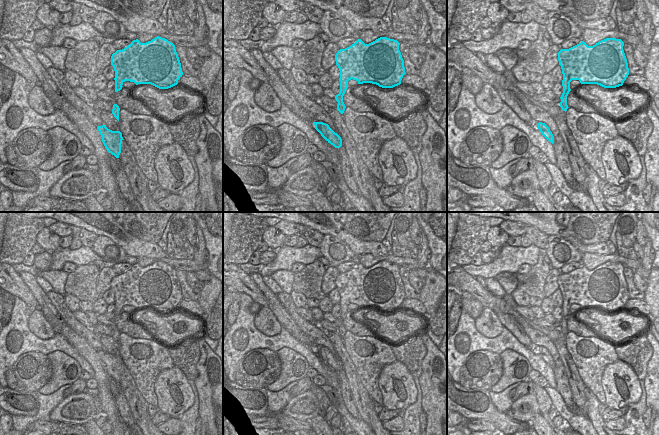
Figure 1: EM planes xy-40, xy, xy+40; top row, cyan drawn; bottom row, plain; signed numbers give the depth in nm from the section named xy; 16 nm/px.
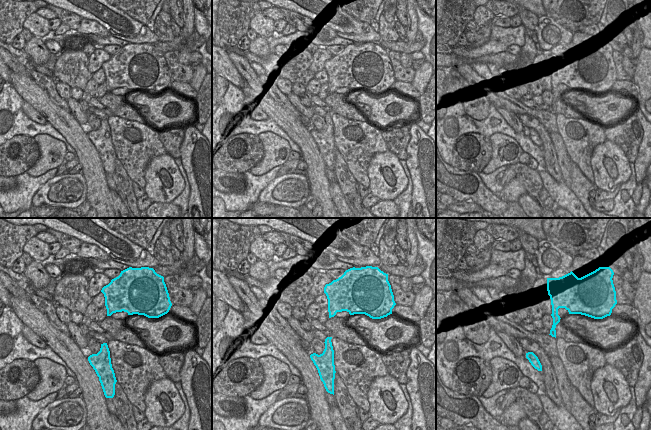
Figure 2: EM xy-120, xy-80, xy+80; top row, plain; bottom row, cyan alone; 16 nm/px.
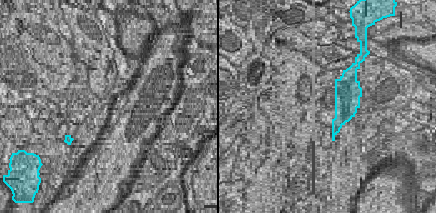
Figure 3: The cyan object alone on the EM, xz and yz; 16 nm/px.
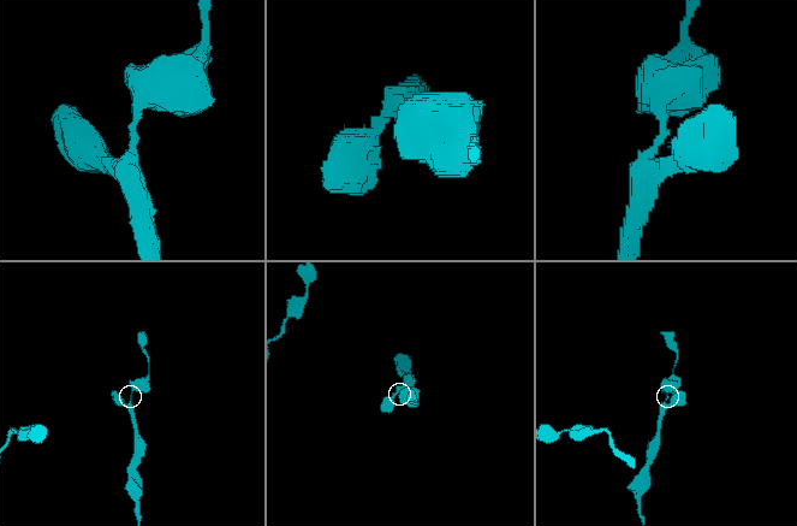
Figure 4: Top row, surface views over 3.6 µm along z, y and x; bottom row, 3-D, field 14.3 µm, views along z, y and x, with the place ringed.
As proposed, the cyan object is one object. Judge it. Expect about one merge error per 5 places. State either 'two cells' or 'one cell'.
one cell

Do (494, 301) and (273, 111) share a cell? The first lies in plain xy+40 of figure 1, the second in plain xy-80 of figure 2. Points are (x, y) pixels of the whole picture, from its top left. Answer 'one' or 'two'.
two

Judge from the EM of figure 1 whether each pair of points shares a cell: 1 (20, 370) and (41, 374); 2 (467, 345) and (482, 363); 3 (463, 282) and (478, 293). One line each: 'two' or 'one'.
1: one
2: two
3: one

